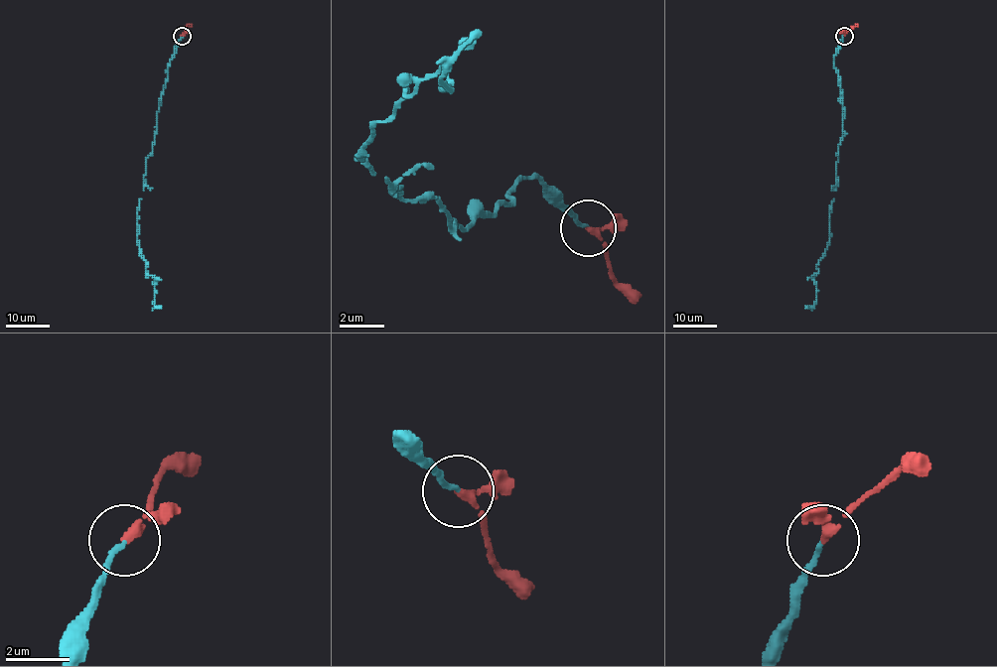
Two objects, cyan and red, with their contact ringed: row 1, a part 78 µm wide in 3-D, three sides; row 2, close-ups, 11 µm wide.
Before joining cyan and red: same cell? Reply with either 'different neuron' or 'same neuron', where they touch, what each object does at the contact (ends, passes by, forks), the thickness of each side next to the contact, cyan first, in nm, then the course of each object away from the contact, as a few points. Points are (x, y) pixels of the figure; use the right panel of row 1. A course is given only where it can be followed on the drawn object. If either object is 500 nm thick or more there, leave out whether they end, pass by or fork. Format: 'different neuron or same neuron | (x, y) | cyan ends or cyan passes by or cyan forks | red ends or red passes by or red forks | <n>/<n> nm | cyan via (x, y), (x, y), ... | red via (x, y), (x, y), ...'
same neuron | (844, 36) | cyan ends | red passes by | 140/200 nm | cyan via (844, 36), (833, 58), (844, 112), (830, 210), (830, 243), (812, 278), (815, 302), (804, 306) | red via (844, 36), (857, 24)

